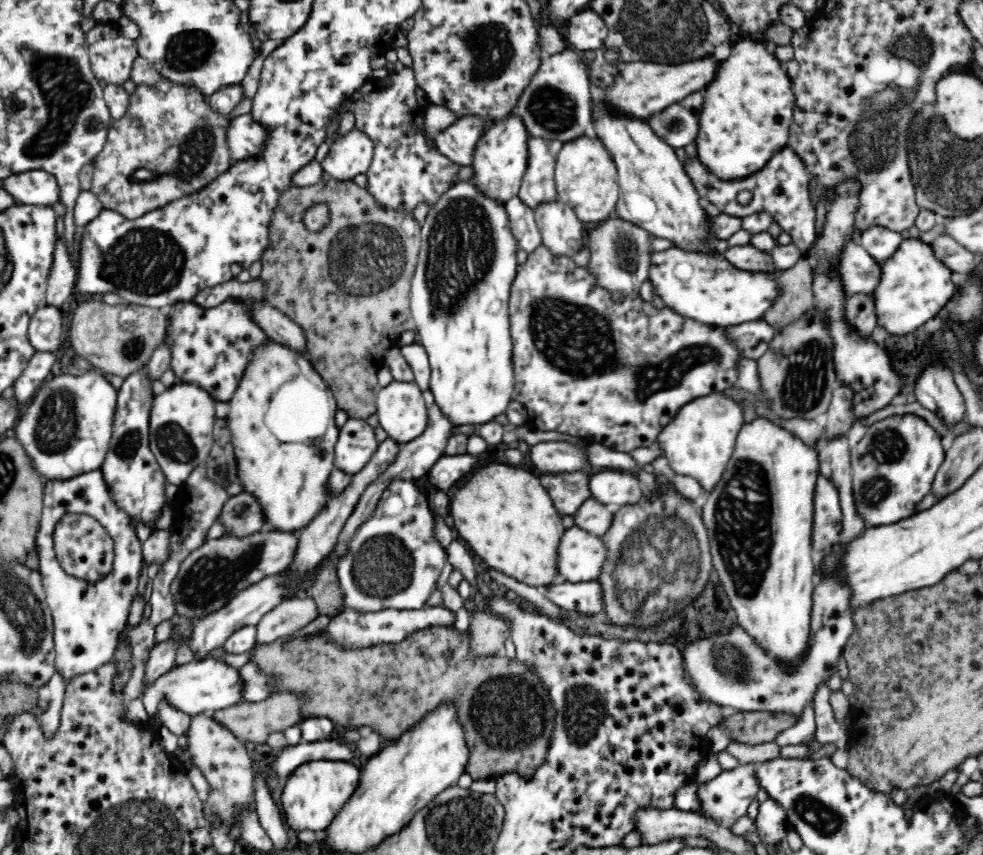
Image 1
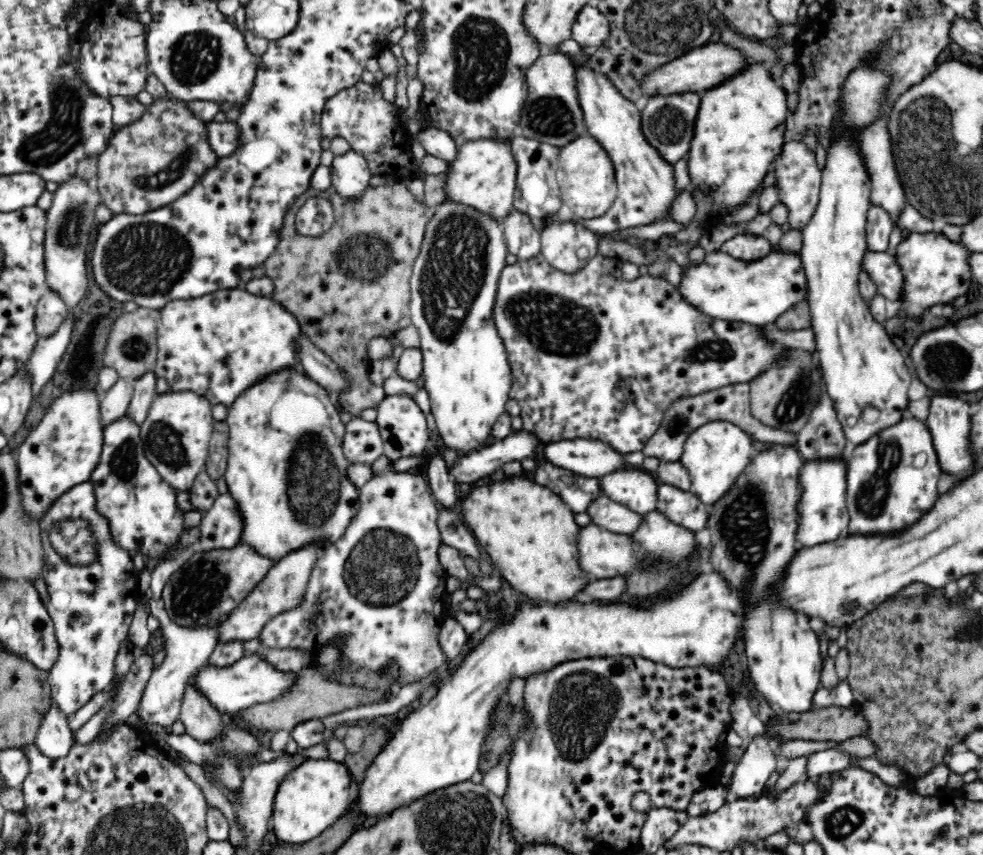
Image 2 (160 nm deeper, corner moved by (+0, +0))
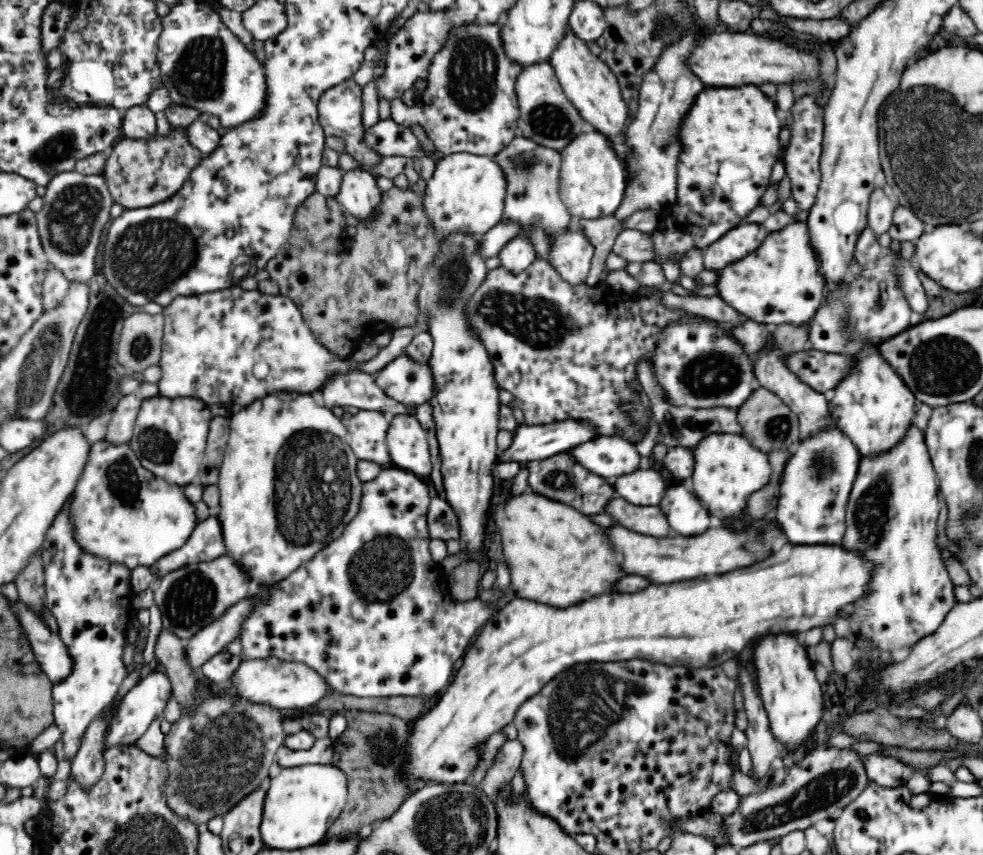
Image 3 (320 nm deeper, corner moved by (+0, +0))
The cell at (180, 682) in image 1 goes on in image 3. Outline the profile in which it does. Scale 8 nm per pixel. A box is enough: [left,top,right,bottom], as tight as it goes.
[231,658,334,714]

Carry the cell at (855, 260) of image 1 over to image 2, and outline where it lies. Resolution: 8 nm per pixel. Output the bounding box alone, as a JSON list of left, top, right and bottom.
[861,251,905,301]

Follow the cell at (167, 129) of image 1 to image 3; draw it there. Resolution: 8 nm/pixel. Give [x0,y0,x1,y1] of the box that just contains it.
[103,128,204,210]

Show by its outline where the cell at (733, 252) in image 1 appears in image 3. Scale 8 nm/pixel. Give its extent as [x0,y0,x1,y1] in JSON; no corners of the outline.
[703,223,769,271]

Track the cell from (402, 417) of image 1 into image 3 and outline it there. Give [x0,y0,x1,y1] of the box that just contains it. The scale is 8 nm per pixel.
[385,414,433,480]

